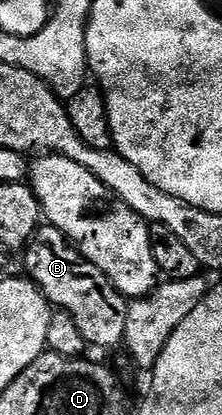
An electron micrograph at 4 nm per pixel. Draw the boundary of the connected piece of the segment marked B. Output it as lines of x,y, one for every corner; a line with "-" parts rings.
48,224
42,225
25,247
23,270
29,281
39,287
50,307
75,320
79,332
83,332
83,340
90,347
109,350
124,343
127,299
114,288
108,276
81,255
63,232

